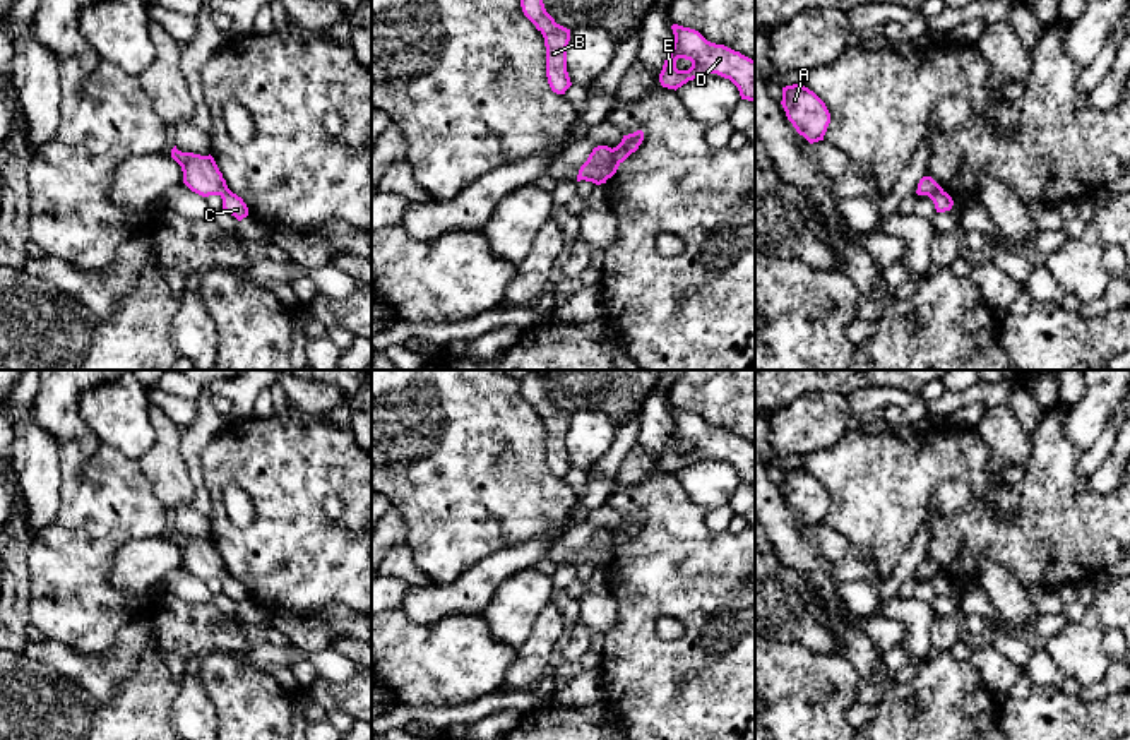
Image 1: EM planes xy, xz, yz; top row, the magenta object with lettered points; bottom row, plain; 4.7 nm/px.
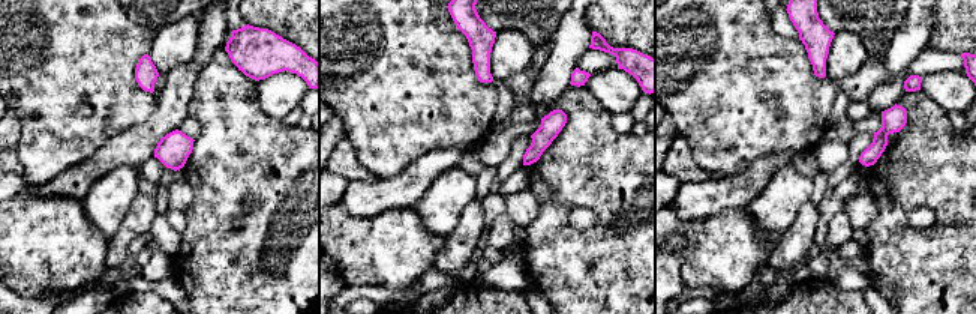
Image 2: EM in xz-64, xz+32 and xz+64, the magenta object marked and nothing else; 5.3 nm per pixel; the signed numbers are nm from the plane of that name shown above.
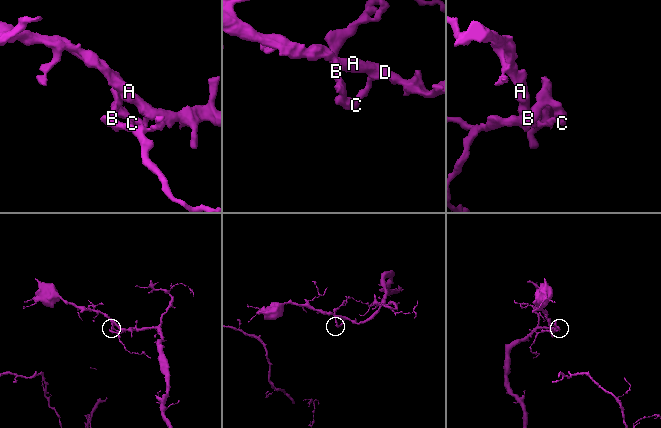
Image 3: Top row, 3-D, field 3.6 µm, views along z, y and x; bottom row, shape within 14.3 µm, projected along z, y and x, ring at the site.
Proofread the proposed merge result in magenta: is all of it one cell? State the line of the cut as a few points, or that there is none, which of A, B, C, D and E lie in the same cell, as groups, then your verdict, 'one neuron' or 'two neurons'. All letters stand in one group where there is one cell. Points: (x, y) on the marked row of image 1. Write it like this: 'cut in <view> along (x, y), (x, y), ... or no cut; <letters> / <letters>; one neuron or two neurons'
cut in xz along (613, 149), (613, 165), (606, 177); A C D E / B; two neurons

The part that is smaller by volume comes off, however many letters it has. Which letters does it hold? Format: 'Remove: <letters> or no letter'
Remove: B

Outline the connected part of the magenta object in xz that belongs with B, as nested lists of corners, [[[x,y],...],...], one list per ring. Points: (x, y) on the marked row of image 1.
[[[520,0],[524,15],[536,26],[546,46],[546,77],[553,92],[565,94],[572,86],[567,72],[567,46],[570,29],[555,22],[543,0]]]

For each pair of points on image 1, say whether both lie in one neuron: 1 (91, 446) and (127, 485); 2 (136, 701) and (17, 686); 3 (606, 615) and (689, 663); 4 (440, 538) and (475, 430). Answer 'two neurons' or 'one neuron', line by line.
1: two neurons
2: one neuron
3: two neurons
4: one neuron

